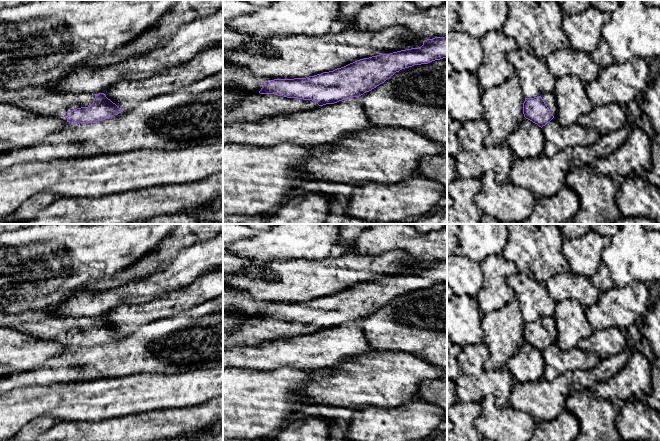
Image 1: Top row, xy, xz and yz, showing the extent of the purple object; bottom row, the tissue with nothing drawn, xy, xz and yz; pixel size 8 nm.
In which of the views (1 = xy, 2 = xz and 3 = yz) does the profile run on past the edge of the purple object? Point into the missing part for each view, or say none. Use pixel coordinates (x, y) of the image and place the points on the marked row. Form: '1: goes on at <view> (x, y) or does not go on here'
1: goes on at xy (47, 100)
2: goes on at xz (256, 106)
3: goes on at yz (549, 98)

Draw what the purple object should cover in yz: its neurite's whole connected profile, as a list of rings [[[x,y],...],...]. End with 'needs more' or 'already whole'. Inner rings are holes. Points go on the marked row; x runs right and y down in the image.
[[[553,92],[539,97],[525,98],[523,103],[524,117],[539,127],[545,126],[556,116],[557,103]]]; needs more

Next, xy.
[[[56,82],[21,89],[0,89],[0,103],[74,124],[94,123],[124,111],[104,93],[68,93],[60,91]]]; needs more

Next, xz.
[[[447,36],[427,39],[418,48],[360,59],[306,78],[264,81],[258,93],[243,98],[230,108],[223,108],[223,125],[309,111],[359,97],[402,69],[443,58],[447,58]]]; needs more

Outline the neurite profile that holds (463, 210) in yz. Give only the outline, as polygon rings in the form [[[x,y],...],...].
[[[457,177],[448,186],[452,204],[447,208],[447,224],[479,224],[482,212],[476,205],[475,196],[481,190],[481,187],[481,179],[474,177]]]

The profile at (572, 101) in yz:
[[[578,76],[559,78],[553,93],[557,103],[555,118],[562,127],[577,123],[581,115],[589,114],[594,107],[587,96],[585,84]]]

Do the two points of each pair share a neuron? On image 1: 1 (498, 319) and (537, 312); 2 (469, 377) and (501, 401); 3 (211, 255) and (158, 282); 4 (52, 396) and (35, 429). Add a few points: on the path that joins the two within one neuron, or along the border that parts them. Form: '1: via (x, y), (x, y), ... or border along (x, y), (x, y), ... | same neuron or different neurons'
1: border along (514, 298), (524, 322) | different neurons
2: via (478, 383), (488, 383), (497, 392) | same neuron
3: via (198, 259), (191, 262), (171, 278) | same neuron
4: border along (56, 420), (51, 416), (39, 415), (21, 427) | different neurons

